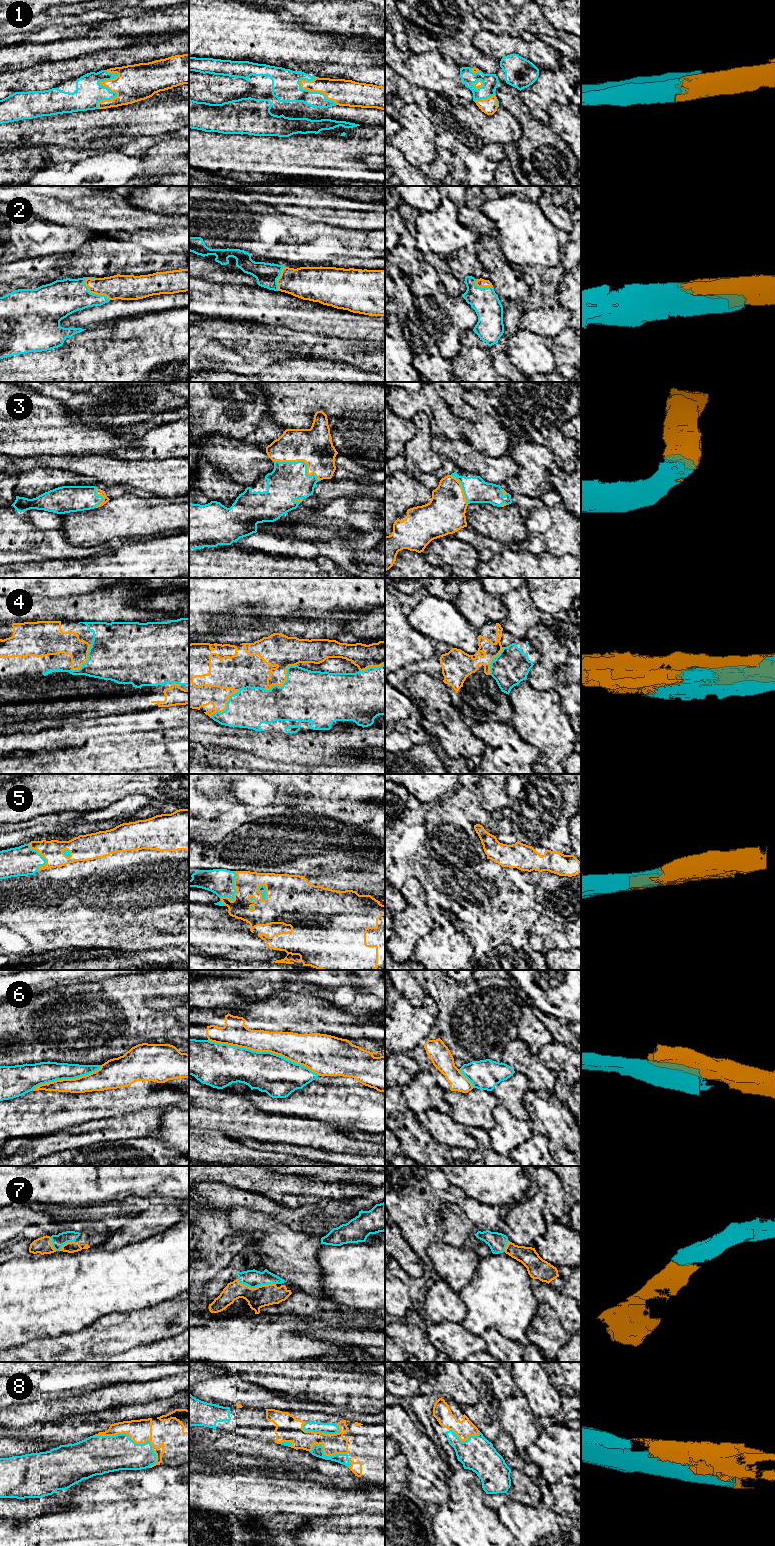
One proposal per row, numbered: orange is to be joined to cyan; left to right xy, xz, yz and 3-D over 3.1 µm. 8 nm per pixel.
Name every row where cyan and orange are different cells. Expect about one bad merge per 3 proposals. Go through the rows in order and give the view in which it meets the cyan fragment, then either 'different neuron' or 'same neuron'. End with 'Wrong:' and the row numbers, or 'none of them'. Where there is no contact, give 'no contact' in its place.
1: xy | same neuron
2: xy | same neuron
3: xz | same neuron
4: xz | same neuron
5: xz | same neuron
6: xz | different neuron
7: xz | same neuron
8: xy | same neuron
Wrong: 6

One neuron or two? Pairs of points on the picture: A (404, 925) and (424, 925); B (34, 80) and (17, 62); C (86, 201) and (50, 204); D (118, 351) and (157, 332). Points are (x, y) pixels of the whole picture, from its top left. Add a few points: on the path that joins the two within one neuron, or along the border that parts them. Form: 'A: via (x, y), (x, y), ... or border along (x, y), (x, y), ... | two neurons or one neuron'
A: via (409, 925), (419, 925) | one neuron
B: border along (46, 62), (10, 71) | two neurons
C: via (77, 203), (71, 206), (59, 204) | one neuron
D: via (128, 351), (136, 343), (142, 343), (147, 337) | one neuron

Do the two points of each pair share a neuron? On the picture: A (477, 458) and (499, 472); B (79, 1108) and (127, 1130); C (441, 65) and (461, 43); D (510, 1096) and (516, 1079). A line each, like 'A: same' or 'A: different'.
A: same
B: different
C: different
D: same

